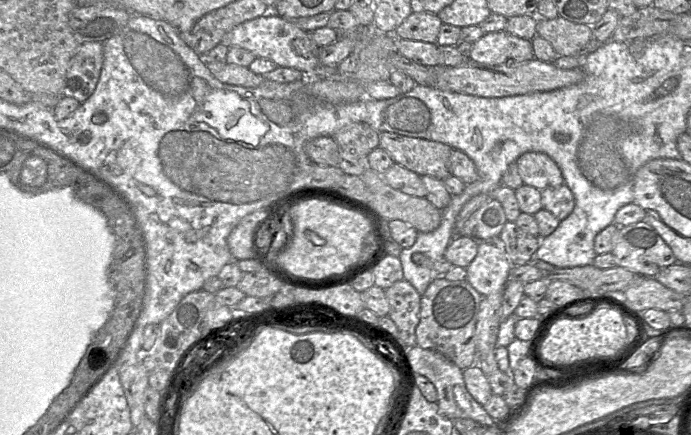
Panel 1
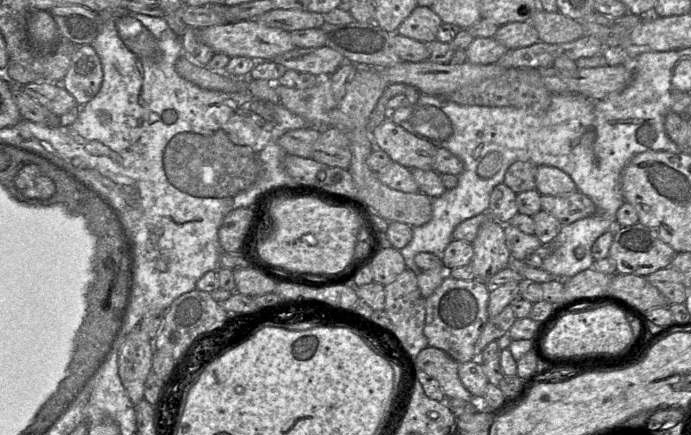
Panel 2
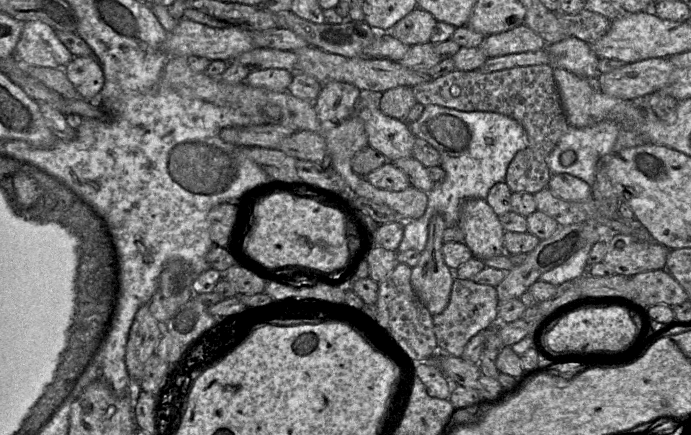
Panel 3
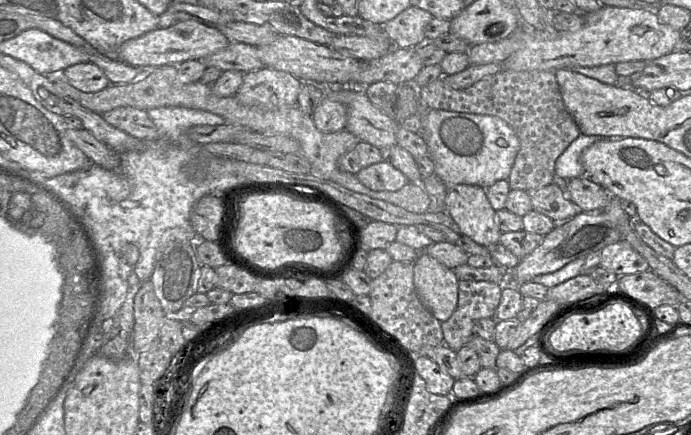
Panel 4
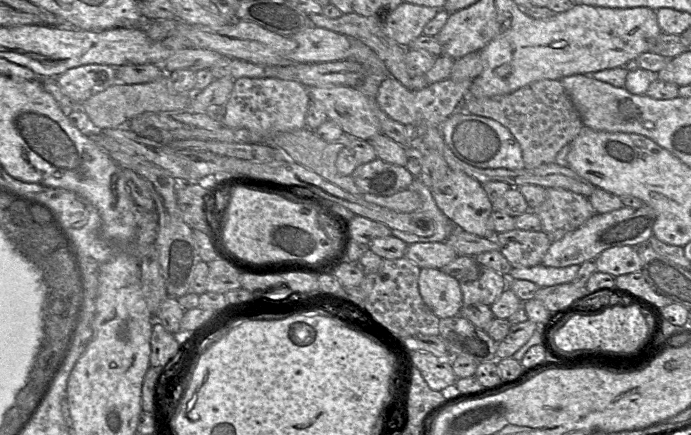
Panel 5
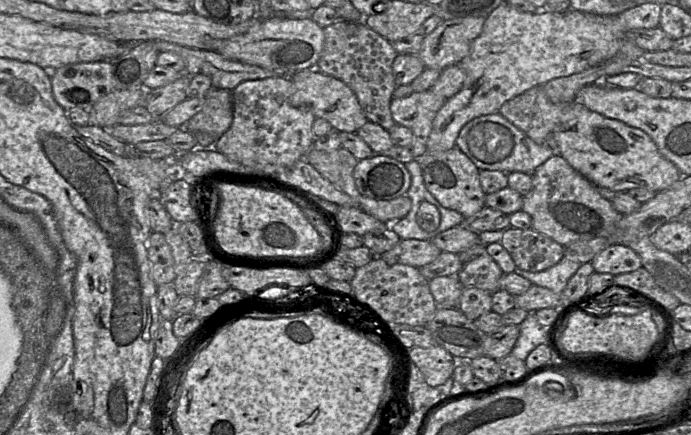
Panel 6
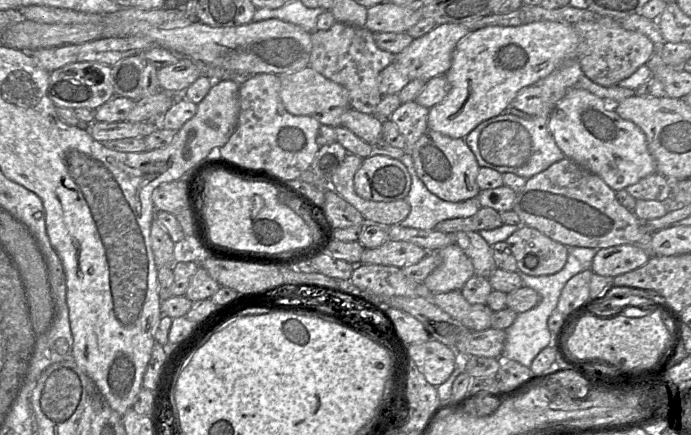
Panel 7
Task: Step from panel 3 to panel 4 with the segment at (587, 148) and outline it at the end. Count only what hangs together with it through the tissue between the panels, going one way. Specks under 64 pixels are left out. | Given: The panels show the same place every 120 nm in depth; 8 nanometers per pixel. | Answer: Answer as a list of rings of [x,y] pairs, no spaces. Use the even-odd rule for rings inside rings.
[[[581,133],[556,160],[556,180],[567,182],[570,179],[585,176],[586,171],[581,162],[581,154],[600,139],[603,137]]]

